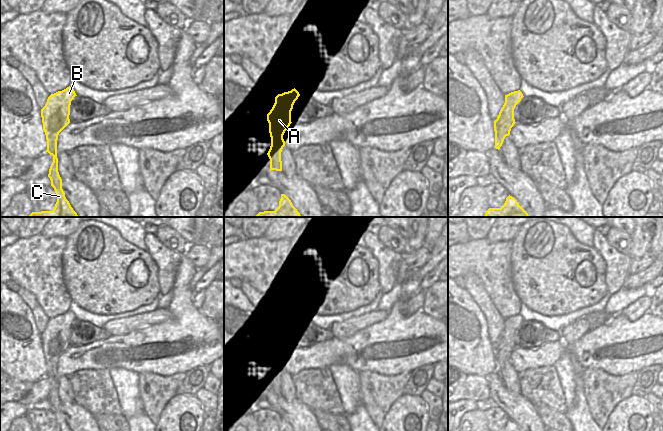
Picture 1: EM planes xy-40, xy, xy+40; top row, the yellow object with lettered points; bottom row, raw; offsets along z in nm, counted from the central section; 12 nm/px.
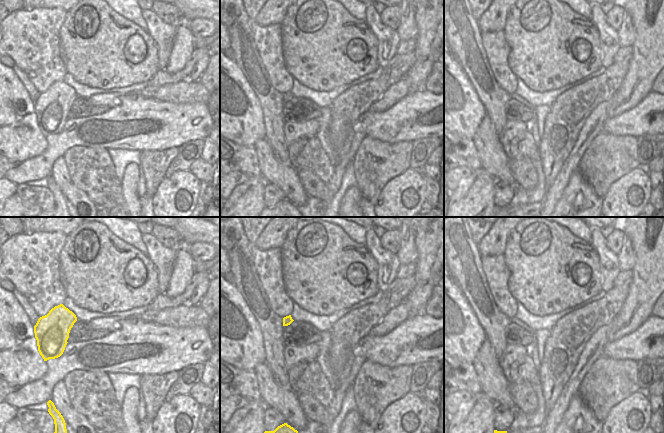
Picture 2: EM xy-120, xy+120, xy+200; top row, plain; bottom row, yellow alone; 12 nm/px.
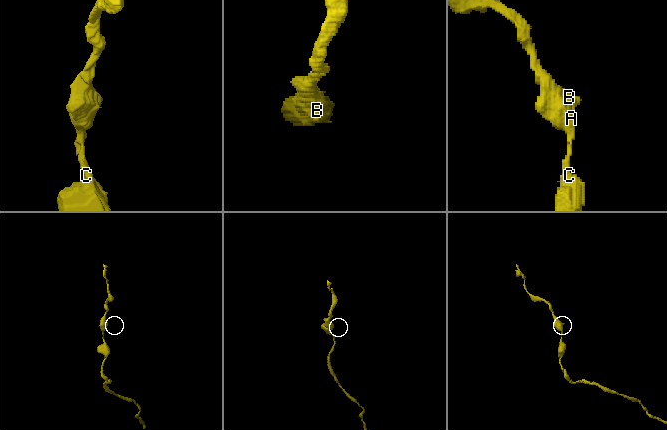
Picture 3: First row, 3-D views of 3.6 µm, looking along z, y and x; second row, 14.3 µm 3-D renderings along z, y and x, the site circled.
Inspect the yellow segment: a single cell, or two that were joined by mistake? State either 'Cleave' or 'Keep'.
Keep

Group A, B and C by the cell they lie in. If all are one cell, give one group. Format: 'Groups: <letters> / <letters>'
Groups: A B C

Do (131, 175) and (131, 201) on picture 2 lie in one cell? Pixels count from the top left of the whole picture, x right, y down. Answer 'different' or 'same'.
same

